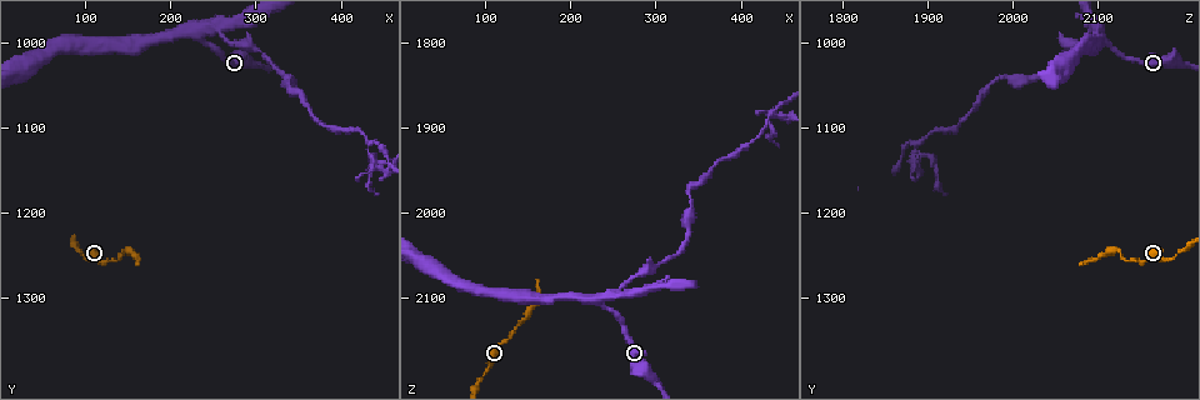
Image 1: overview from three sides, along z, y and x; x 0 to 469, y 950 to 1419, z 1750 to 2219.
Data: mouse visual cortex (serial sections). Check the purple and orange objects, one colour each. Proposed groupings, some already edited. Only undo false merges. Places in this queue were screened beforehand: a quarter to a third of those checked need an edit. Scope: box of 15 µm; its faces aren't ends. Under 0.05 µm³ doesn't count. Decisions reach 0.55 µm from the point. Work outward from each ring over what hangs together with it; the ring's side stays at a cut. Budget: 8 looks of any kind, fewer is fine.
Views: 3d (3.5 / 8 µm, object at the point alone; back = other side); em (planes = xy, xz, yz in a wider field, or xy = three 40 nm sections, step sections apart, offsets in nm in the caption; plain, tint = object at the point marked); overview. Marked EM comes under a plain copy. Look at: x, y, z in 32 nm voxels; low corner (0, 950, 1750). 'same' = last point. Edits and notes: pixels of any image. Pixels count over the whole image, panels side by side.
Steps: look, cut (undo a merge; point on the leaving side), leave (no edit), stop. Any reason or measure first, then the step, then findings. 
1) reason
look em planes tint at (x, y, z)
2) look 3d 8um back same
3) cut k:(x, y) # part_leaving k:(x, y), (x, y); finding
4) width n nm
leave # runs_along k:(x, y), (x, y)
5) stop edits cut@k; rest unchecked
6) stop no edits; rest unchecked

two arms in line, one across
look 3d 3.5um at (255, 990, 2095)

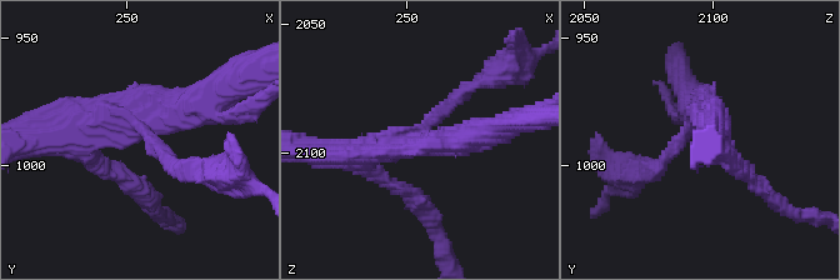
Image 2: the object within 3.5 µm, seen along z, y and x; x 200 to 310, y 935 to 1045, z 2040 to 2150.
arms 3; arm_widths 200, 400, 400 nm; now the EM
look em xy step 2 tint at (256, 985, 2095)

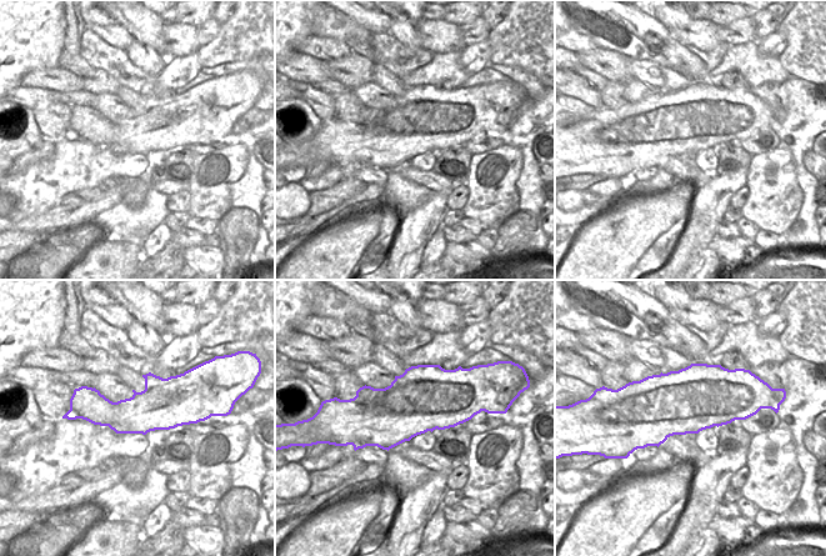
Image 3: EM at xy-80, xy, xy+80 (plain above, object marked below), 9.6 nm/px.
leave # runs_along 2:(364, 164), (468, 90); one cell here

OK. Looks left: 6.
sudden change in width
look 3d 3.5um at (310, 1015, 2055)

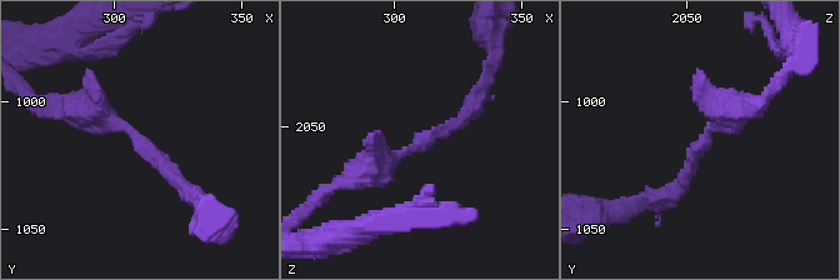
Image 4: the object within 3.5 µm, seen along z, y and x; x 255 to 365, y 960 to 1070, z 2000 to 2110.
arm_widths 200, 350 nm; now the EM
look em xy step 5 tint at (309, 1013, 2058)

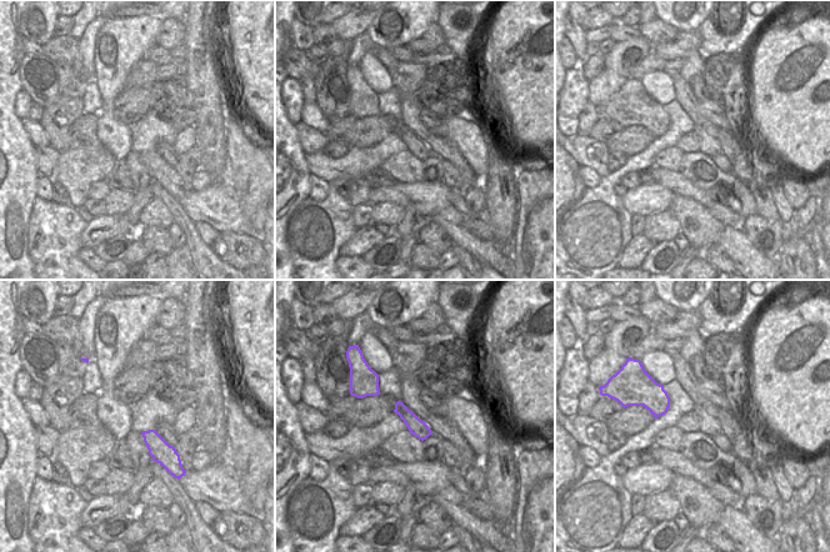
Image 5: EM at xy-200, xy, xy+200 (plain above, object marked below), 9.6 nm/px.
leave # runs_along 4:(66, 109), (124, 125), (189, 190); continuous, no second cell

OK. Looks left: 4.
abrupt turn
look 3d 3.5um at (145, 1245, 2125)

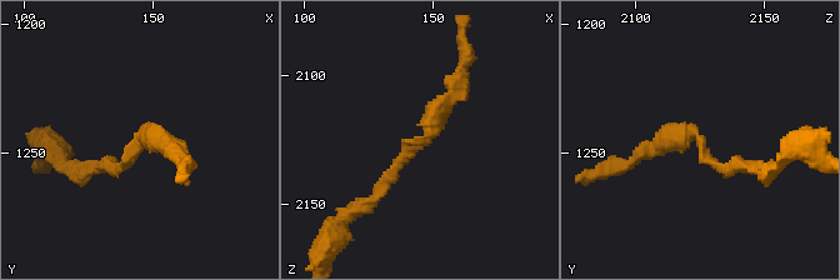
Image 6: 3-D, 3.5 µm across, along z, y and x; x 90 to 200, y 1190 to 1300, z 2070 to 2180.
leave # runs_along 6:(376, 193), (430, 135), (461, 78); all the same cell

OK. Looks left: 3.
stop no edits; rest unchecked

